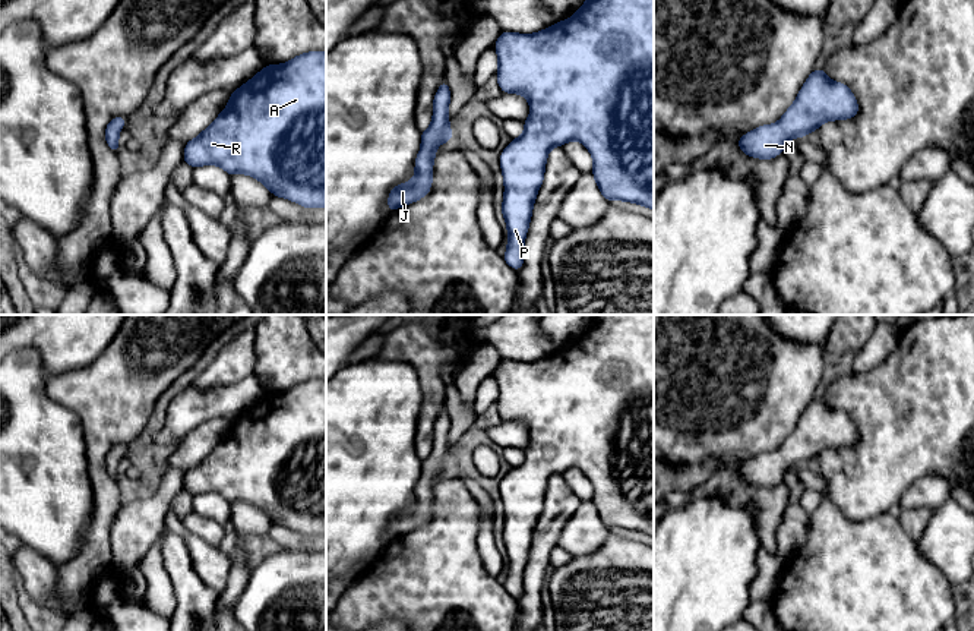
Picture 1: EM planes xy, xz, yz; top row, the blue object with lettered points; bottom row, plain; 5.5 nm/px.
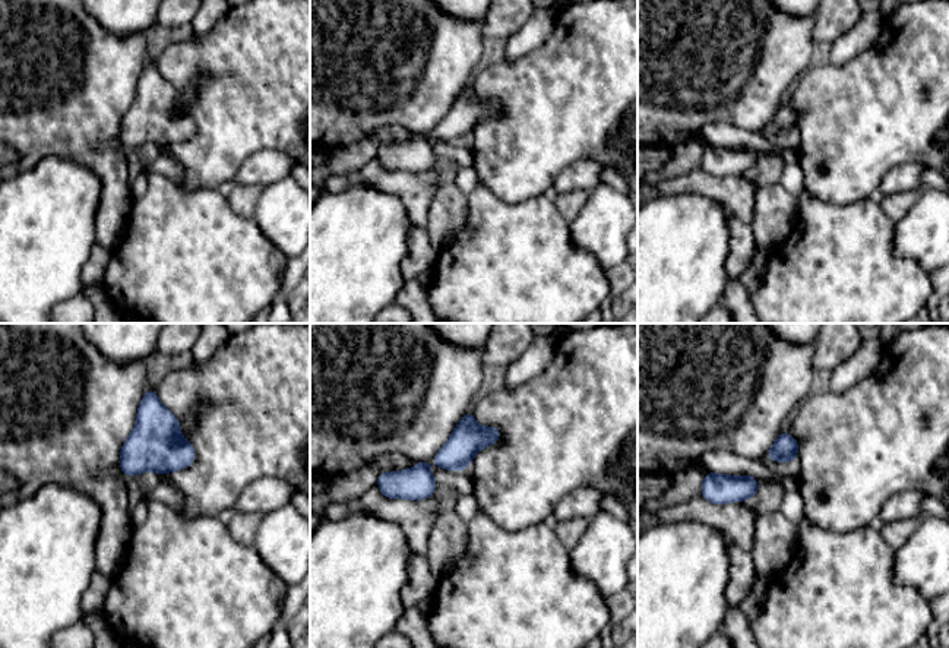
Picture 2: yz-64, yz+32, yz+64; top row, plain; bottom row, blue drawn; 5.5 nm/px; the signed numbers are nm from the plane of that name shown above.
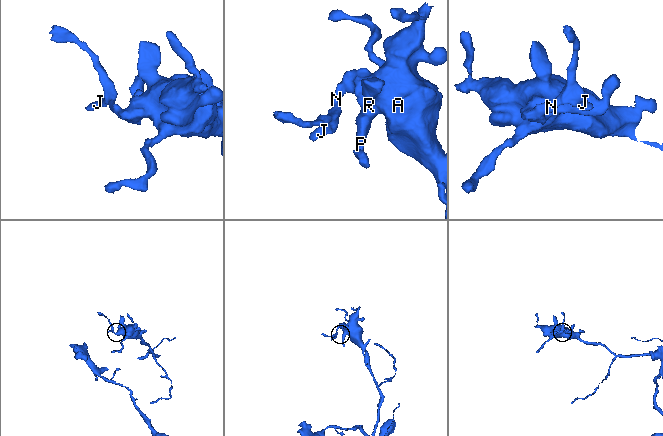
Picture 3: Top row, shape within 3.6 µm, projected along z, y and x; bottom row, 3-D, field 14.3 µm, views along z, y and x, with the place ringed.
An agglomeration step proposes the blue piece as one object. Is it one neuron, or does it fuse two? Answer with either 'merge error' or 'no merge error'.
no merge error

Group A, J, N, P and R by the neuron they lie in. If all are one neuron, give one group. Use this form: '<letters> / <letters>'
A J N P R

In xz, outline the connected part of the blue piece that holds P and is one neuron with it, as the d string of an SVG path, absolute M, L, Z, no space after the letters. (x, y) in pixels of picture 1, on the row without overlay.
M597 315L595 322L586 326L572 346L529 363L503 359L494 370L494 376L499 385L497 411L500 417L506 422L522 422L531 435L531 442L524 449L524 461L518 467L510 468L500 483L500 496L505 508L502 543L507 552L507 578L503 584L505 590L516 600L522 596L524 570L532 543L534 529L544 508L547 482L551 476L562 474L569 468L582 470L591 480L594 486L592 504L601 523L607 529L627 529L654 537L654 315Z

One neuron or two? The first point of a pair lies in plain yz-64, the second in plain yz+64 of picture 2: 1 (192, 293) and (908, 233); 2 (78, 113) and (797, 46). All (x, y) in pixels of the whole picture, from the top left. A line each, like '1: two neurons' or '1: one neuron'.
1: two neurons
2: one neuron

